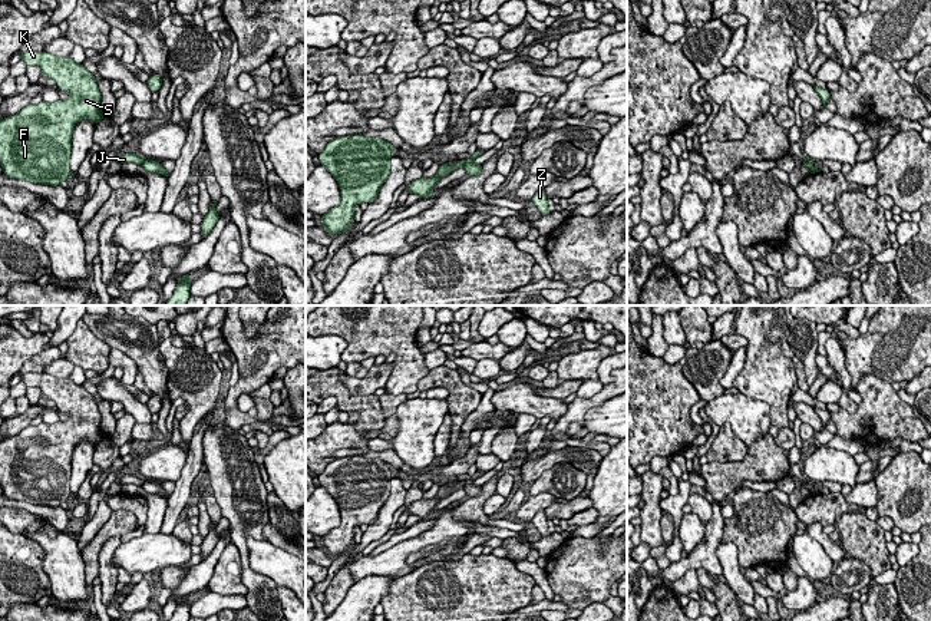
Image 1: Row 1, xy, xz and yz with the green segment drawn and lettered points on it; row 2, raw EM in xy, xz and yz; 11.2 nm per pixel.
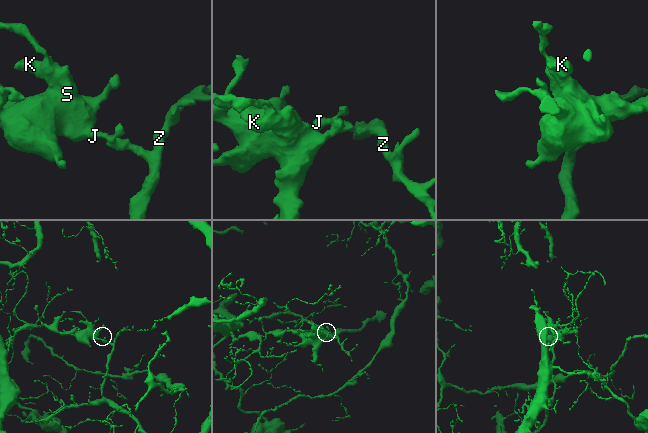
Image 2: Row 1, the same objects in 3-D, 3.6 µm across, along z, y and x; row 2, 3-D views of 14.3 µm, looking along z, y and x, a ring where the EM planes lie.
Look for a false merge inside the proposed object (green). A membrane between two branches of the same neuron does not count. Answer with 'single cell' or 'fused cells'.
fused cells

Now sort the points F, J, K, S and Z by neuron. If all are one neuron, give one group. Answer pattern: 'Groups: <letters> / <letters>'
Groups: F J K S / Z

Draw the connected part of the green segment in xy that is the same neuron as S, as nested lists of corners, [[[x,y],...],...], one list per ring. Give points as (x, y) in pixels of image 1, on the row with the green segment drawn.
[[[20,52],[26,66],[39,66],[43,76],[53,79],[59,89],[69,92],[66,100],[27,105],[19,113],[0,120],[0,165],[7,178],[57,186],[72,175],[70,153],[73,128],[82,119],[99,123],[105,113],[100,109],[100,92],[93,73],[69,56],[55,56],[44,52]]]

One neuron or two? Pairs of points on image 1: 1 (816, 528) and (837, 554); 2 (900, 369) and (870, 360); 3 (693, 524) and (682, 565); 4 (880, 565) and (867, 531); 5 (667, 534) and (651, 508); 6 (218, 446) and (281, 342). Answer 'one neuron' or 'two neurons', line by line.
1: one neuron
2: one neuron
3: two neurons
4: one neuron
5: two neurons
6: two neurons

